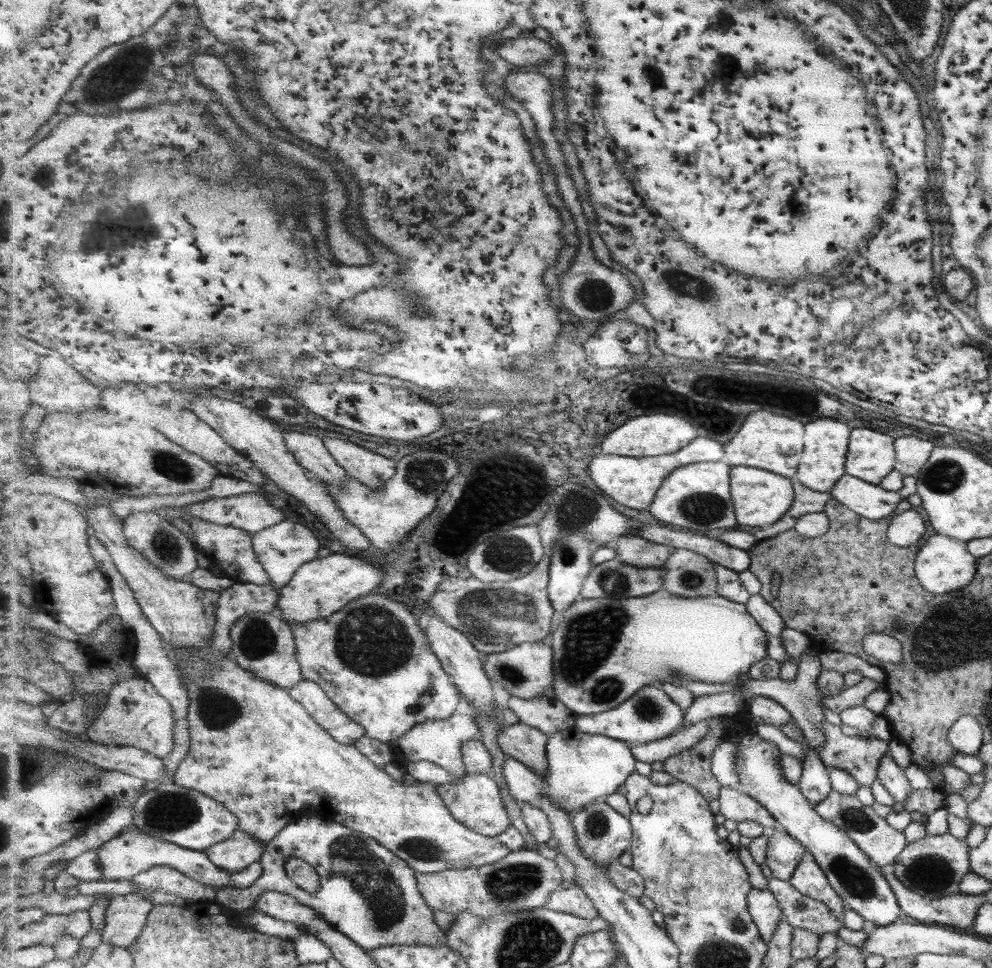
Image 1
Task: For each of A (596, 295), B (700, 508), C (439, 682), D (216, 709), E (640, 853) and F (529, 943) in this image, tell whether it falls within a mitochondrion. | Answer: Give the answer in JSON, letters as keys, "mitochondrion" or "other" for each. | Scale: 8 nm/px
{"A":"mitochondrion","B":"mitochondrion","C":"other","D":"mitochondrion","E":"other","F":"mitochondrion"}

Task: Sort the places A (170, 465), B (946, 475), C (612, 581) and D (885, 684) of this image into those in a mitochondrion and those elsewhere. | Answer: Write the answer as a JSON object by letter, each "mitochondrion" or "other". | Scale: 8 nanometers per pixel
{"A":"mitochondrion","B":"mitochondrion","C":"mitochondrion","D":"other"}

